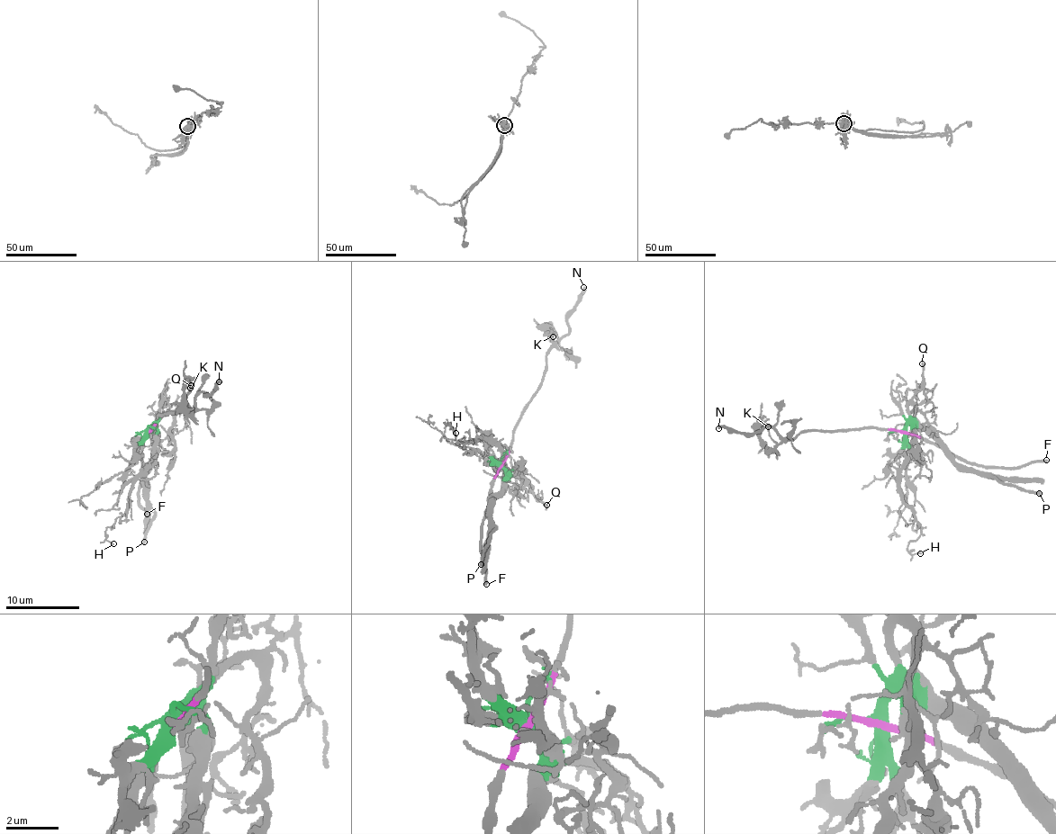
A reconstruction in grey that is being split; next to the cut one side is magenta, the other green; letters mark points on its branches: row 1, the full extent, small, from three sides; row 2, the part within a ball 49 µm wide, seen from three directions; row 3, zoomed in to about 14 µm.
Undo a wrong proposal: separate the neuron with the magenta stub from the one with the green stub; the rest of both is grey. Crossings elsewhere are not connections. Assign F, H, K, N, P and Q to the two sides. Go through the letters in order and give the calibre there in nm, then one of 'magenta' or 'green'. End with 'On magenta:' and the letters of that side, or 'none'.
F: calibre 300 nm; magenta
H: calibre 110 nm; green
K: calibre 120 nm; magenta
N: calibre 280 nm; magenta
P: calibre 260 nm; green
Q: calibre 200 nm; green
On magenta: F, K, N

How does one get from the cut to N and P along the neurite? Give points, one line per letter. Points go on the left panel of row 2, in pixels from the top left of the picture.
N: (149, 431), (160, 413), (180, 412), (185, 407), (191, 409), (203, 391), (208, 394), (219, 381)
P: (149, 431), (151, 427), (154, 431), (154, 460), (146, 478), (148, 505), (155, 514), (143, 542)

